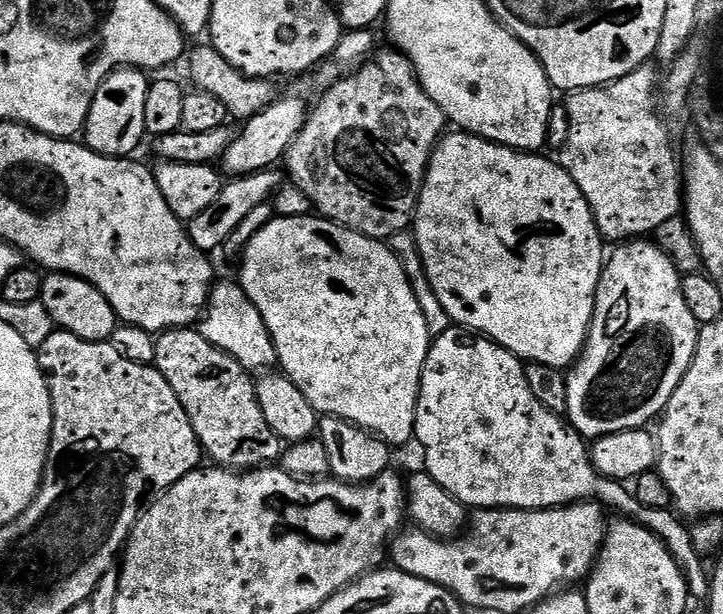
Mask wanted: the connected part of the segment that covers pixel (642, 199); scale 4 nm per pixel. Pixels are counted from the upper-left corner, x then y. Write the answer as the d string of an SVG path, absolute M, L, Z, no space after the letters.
M652 66L634 70L623 80L602 88L586 88L567 97L570 138L559 153L559 163L574 178L578 190L586 198L601 237L611 242L631 242L655 234L662 222L670 222L681 215L683 207L682 160L668 141L668 132L656 117L656 72Z

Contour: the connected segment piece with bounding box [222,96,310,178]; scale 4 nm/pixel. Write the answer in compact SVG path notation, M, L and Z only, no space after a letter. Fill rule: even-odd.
M284 96L275 99L268 107L263 108L257 116L247 117L242 132L237 131L232 137L230 146L224 152L222 165L229 177L249 176L255 172L269 171L276 163L283 161L288 155L288 148L294 138L304 129L308 121L310 104L300 96Z

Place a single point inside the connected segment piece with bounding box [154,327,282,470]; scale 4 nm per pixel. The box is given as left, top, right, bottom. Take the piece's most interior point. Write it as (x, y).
(220, 399)

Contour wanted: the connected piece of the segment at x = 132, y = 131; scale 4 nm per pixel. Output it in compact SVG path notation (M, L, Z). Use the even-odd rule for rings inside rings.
M119 68L103 80L102 86L95 92L90 114L84 124L82 138L85 147L103 156L126 158L145 139L146 94L150 83L147 73L137 68Z

